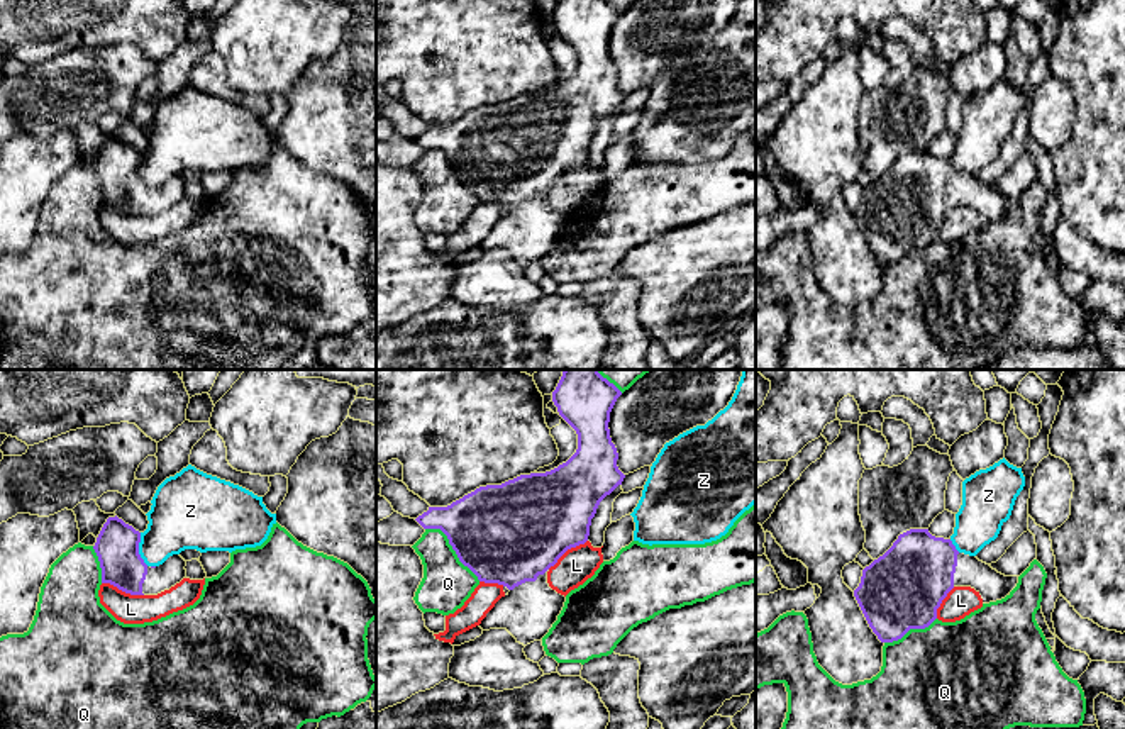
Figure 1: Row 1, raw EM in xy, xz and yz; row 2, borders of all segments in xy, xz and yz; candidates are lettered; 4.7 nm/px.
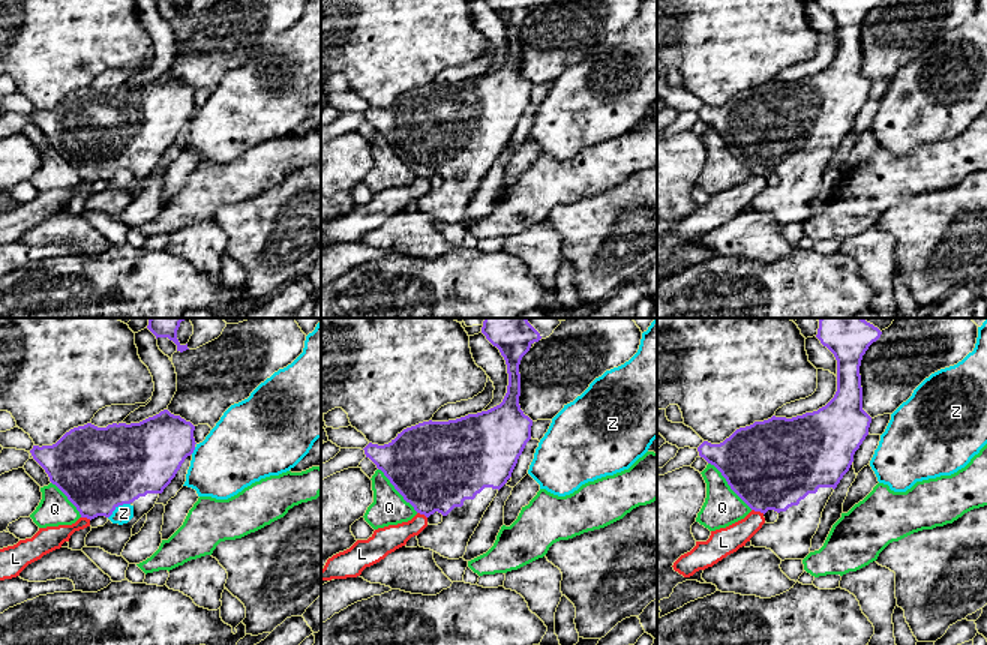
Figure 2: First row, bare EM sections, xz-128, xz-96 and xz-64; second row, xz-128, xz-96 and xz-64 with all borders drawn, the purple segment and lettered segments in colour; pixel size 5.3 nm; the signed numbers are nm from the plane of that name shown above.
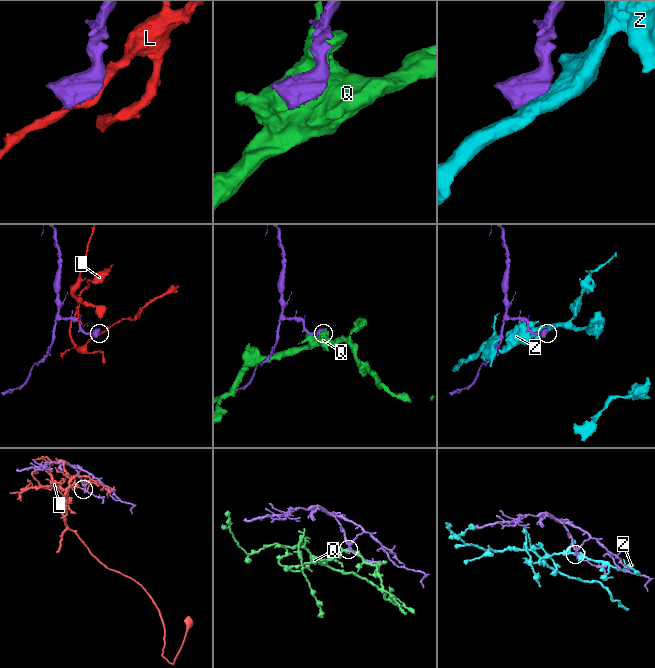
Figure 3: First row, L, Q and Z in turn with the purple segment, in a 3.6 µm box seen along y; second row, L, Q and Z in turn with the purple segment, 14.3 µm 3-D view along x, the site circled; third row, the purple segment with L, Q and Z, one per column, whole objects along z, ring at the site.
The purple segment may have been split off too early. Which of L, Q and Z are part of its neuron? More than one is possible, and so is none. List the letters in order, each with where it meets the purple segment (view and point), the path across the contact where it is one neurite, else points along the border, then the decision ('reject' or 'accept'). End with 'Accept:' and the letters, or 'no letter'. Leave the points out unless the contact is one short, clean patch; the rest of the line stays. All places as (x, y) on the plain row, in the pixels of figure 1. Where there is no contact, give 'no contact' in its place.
L: contact xy (122, 211); reject
Q: contact xz (453, 168); reject
Z: contact xy (138, 170); reject
Accept: no letter

